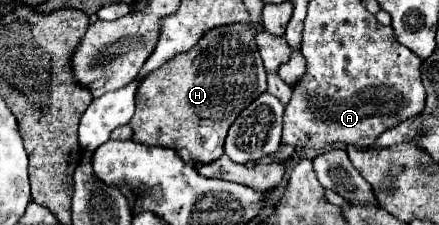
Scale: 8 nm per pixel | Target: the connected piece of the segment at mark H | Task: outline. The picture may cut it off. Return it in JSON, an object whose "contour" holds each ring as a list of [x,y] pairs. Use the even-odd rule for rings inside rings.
{"contour":[[[243,23],[211,29],[193,49],[175,55],[139,83],[137,111],[129,121],[129,127],[133,129],[133,141],[143,145],[171,147],[185,163],[193,167],[201,163],[213,163],[223,155],[223,143],[233,119],[237,119],[237,115],[265,89],[265,67],[253,39],[253,29]]]}

